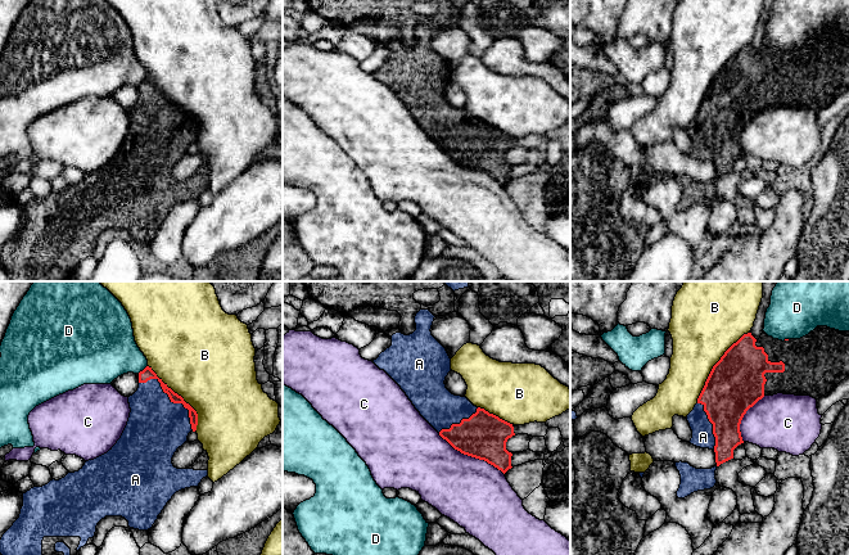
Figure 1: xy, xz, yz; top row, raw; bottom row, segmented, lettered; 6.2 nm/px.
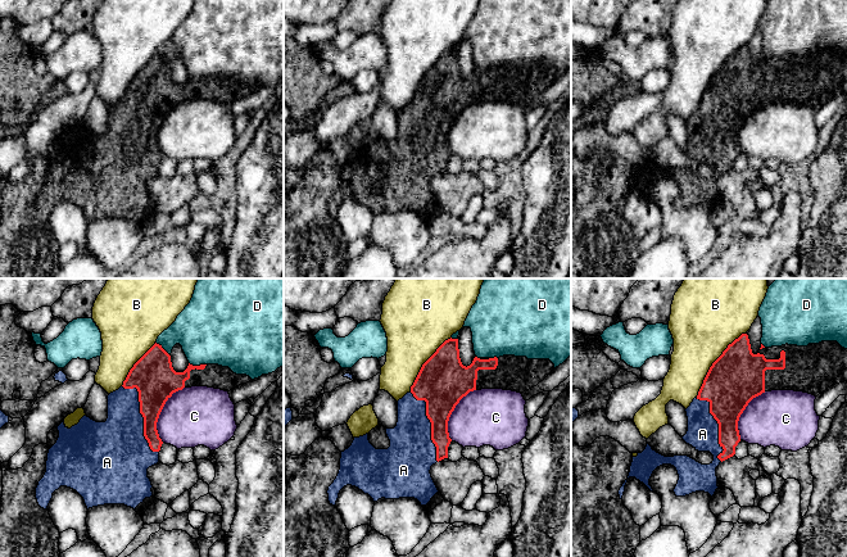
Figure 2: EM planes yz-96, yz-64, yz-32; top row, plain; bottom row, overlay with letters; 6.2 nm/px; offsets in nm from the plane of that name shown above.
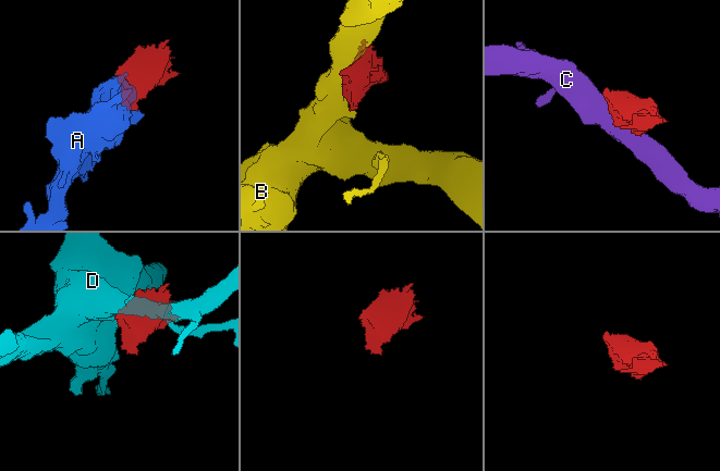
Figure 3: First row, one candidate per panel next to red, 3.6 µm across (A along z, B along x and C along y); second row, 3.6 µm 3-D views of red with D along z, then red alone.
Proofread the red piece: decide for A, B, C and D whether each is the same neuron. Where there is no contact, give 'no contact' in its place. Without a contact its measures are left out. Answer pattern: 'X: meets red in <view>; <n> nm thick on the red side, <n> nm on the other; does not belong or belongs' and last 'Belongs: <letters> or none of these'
A: meets red in xy; 80 nm thick on the red side, 360 nm on the other; belongs
B: meets red in yz; 360 nm thick on the red side, 400 nm on the other; does not belong
C: meets red in xz; 300 nm thick on the red side, 420 nm on the other; does not belong
D: meets red in xy; 80 nm thick on the red side, 340 nm on the other; does not belong
Belongs: A

